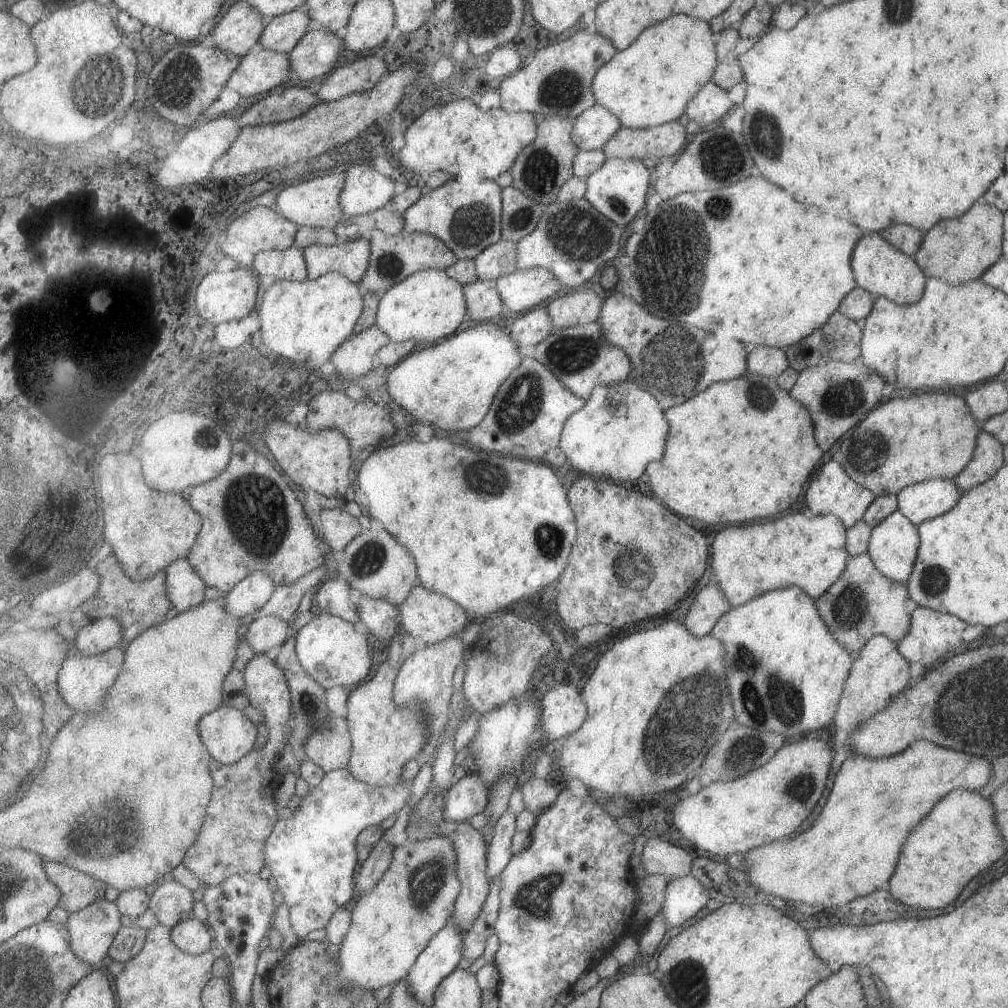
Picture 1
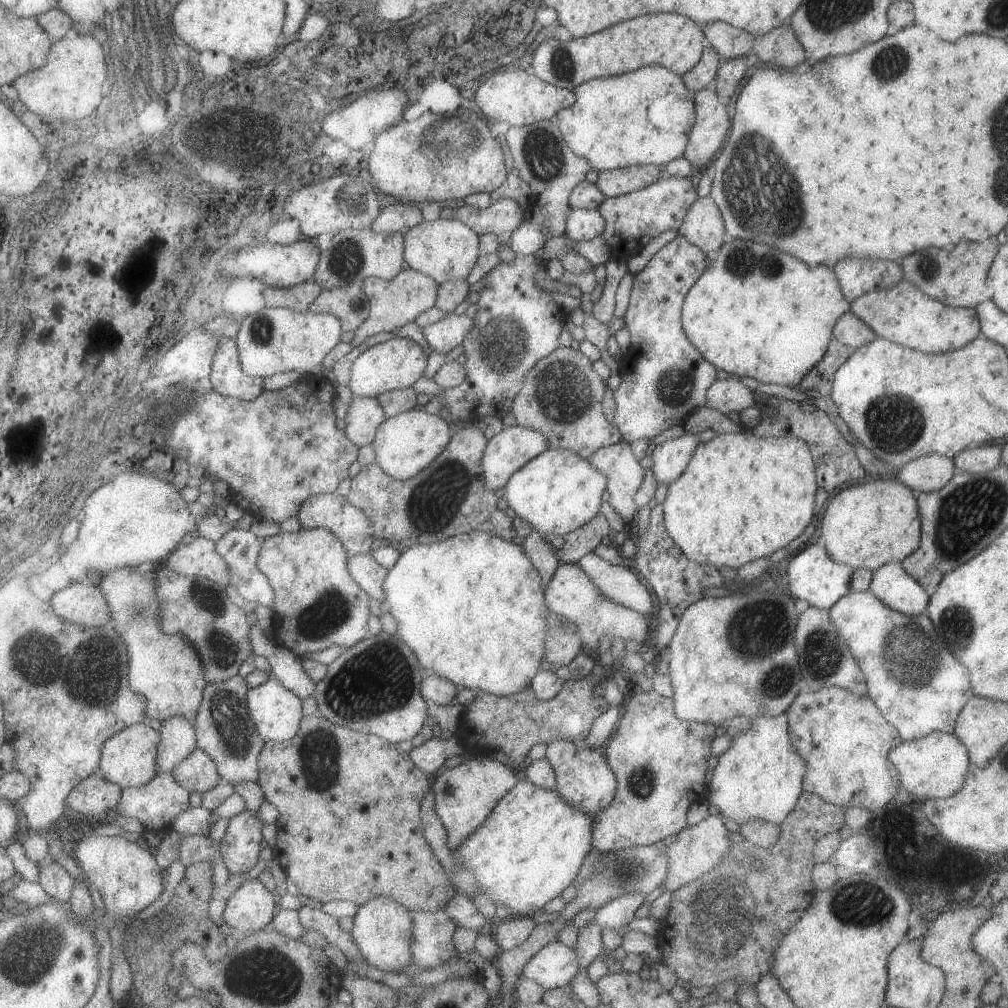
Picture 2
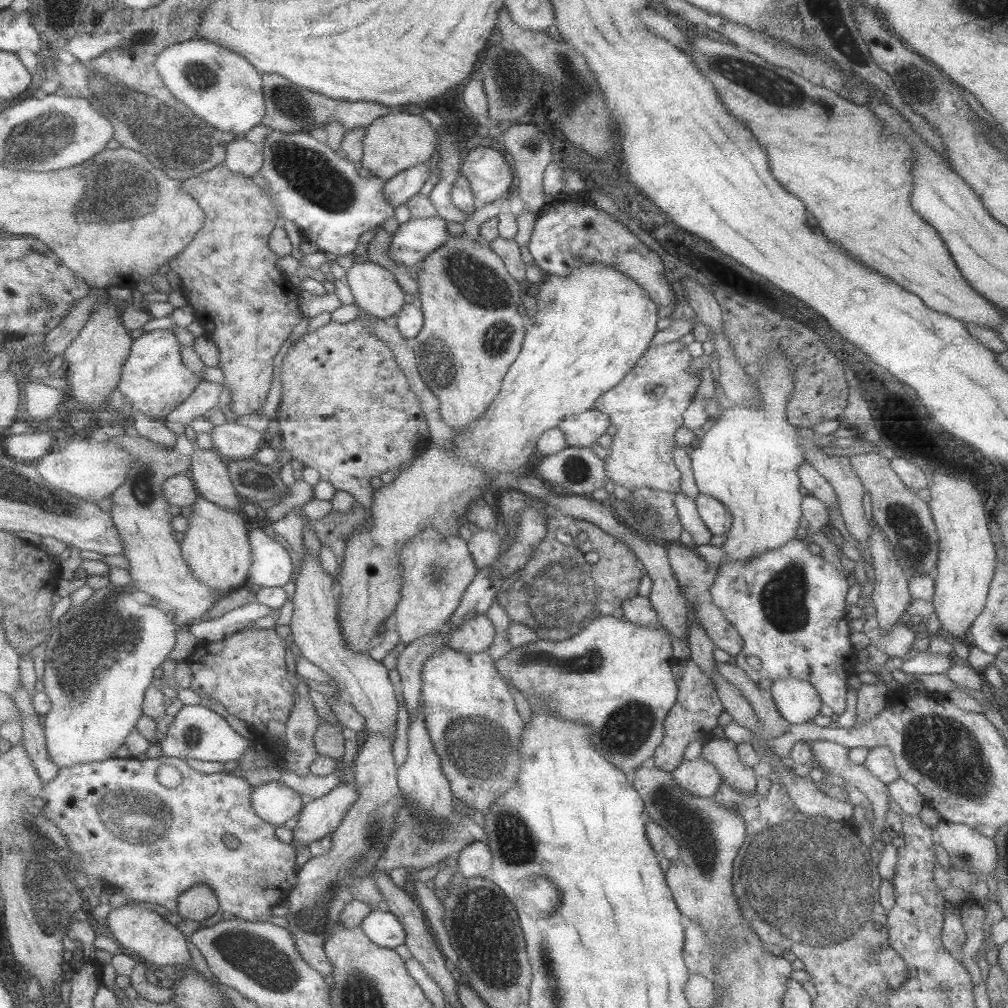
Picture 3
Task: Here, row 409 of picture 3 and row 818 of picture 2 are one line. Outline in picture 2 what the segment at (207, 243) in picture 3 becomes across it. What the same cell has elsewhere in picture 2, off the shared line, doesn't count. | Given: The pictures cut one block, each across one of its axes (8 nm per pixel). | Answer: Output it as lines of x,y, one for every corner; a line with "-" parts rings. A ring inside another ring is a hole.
249,810
231,818
229,830
220,844
220,852
230,874
235,876
245,874
259,862
259,854
261,854
261,849
265,847
261,843
265,838
263,836
265,823
258,813

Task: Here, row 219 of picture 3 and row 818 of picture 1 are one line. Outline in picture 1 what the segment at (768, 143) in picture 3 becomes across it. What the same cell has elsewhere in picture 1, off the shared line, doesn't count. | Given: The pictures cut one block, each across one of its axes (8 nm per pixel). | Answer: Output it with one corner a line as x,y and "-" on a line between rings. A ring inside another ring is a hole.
925,741
913,742
901,752
885,758
869,758
869,756
852,756
844,760
839,770
831,775
828,784
827,802
821,808
815,822
789,840
771,842
744,851
741,872
745,872
753,891
759,898
765,894
779,896
785,902
797,907
797,902
809,906
823,906
830,910
851,902
853,898
868,895
884,888
881,882
887,882
893,874
899,846
907,832
933,808
933,804
943,798
949,790
979,790
991,778
991,760
977,756
959,754
953,750
945,750
941,746

